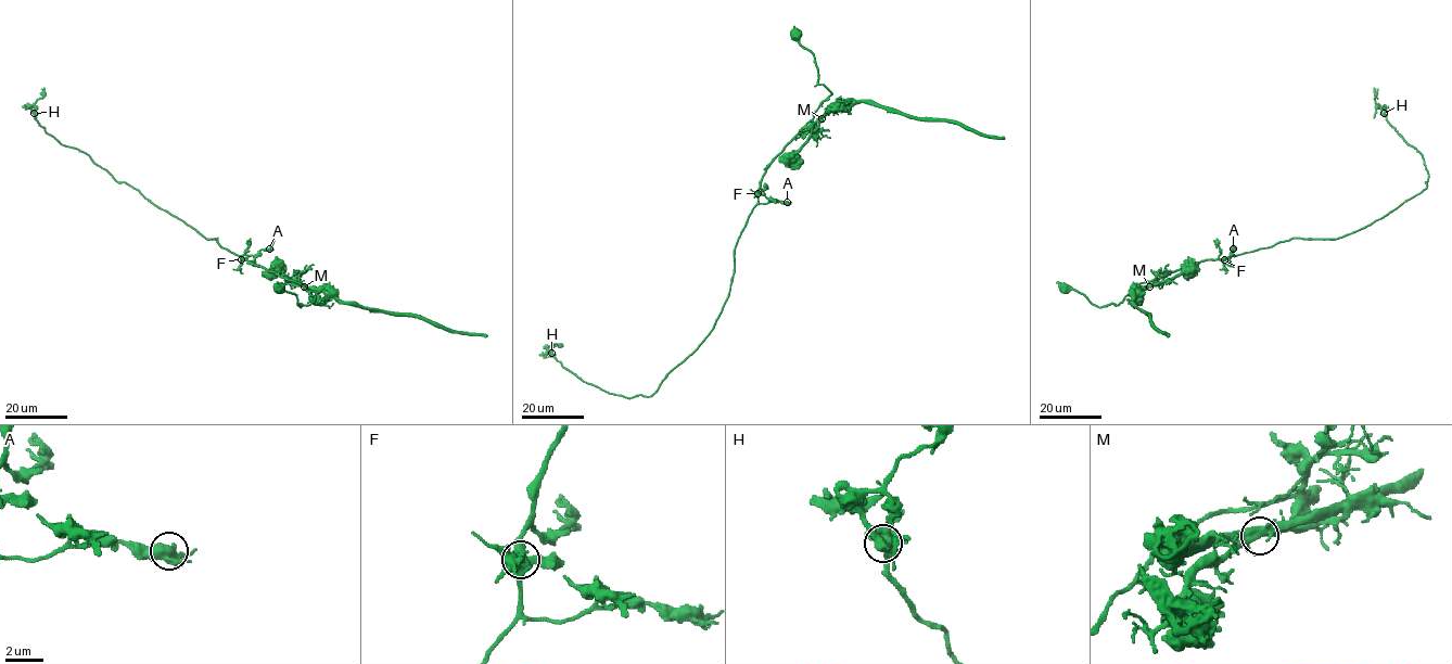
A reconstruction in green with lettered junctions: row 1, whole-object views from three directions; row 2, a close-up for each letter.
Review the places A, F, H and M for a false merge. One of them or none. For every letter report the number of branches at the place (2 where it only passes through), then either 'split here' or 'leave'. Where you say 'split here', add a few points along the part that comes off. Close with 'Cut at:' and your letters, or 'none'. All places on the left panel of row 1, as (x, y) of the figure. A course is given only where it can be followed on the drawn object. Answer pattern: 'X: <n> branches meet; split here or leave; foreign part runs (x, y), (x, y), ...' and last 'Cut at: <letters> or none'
A: 4 branches meet; leave
F: 4 branches meet; leave
H: 6 branches meet; leave
M: 5 branches meet; split here; foreign part runs (305, 286), (242, 259), (48, 135), (30, 109), (42, 97), (41, 89)
Cut at: M

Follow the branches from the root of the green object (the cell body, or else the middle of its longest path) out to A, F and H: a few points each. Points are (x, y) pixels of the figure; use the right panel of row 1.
A: (1064, 285), (1099, 307), (1118, 305), (1142, 282), (1201, 260), (1225, 259), (1234, 255), (1233, 248)
F: (1064, 285), (1082, 293), (1099, 307), (1118, 305), (1142, 282), (1157, 280), (1201, 260), (1224, 259)
H: (1064, 285), (1099, 307), (1118, 305), (1140, 283), (1201, 260), (1364, 228), (1427, 187), (1422, 155), (1384, 113)

